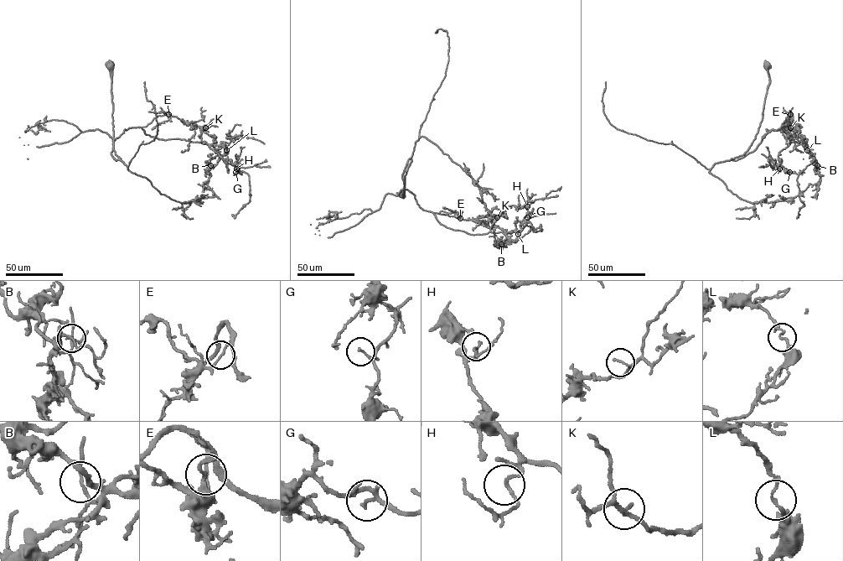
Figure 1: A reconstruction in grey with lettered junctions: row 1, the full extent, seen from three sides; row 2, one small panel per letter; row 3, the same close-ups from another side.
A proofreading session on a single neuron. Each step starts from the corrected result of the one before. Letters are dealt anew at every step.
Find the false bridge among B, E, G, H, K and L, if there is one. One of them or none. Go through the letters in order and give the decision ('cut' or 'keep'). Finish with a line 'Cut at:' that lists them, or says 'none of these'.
B: keep
E: keep
G: keep
H: keep
K: keep
L: keep
Cut at: none of these

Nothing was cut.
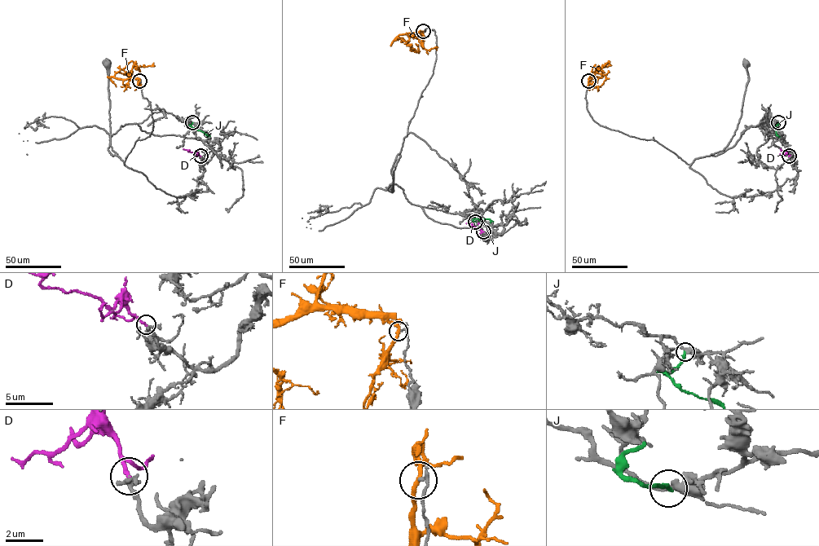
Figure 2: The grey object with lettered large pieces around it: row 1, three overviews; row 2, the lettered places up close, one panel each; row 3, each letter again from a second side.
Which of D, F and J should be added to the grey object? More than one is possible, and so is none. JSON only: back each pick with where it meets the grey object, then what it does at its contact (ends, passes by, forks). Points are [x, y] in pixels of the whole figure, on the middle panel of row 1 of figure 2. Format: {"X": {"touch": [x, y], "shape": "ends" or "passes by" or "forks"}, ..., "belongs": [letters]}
{"D": {"touch": [483, 231], "shape": "ends"}, "belongs": ["D"]}

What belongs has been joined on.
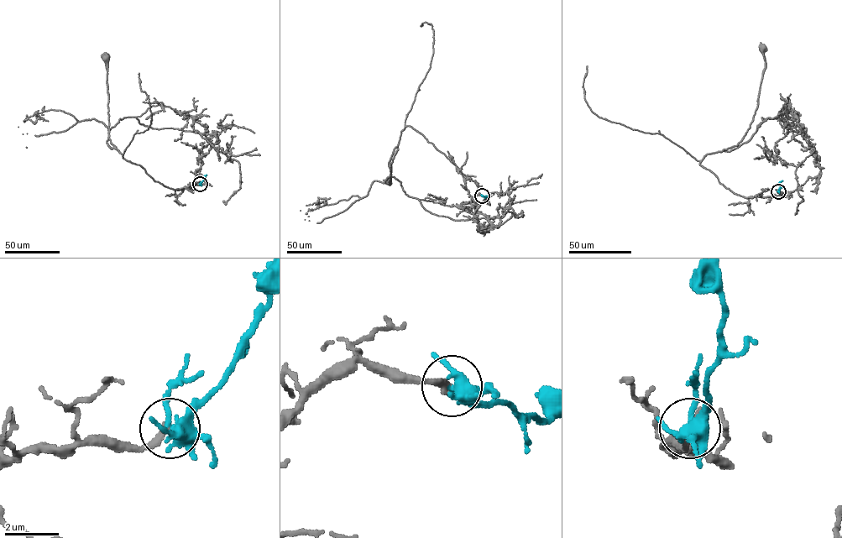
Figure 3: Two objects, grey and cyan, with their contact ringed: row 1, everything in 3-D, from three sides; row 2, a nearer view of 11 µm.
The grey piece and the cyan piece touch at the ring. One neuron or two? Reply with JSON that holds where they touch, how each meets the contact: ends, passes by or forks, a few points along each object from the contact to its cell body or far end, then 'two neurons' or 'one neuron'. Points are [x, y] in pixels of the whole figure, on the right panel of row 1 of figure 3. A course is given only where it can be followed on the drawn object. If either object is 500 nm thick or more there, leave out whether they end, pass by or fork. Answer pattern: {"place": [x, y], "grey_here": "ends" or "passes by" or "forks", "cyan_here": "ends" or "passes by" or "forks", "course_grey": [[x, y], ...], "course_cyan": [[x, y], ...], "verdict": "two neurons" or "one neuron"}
{"place": [778, 191], "grey_here": "ends", "cyan_here": "forks", "course_grey": [[778, 191], [781, 194], [740, 196], [699, 164], [706, 154], [735, 146], [750, 127], [765, 67], [761, 49]], "course_cyan": [[778, 191], [782, 180]], "verdict": "one neuron"}

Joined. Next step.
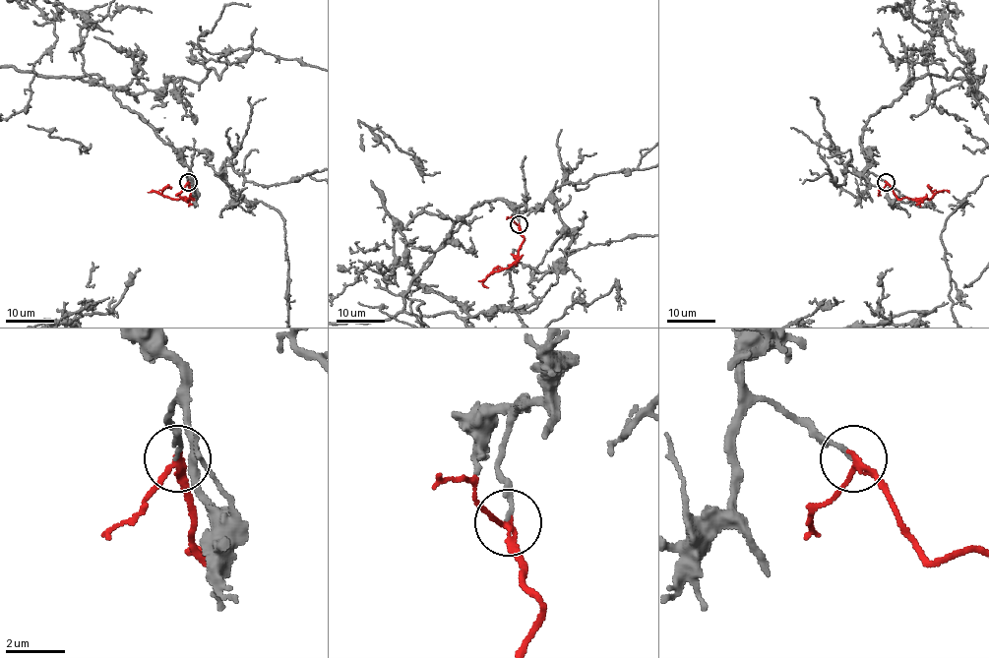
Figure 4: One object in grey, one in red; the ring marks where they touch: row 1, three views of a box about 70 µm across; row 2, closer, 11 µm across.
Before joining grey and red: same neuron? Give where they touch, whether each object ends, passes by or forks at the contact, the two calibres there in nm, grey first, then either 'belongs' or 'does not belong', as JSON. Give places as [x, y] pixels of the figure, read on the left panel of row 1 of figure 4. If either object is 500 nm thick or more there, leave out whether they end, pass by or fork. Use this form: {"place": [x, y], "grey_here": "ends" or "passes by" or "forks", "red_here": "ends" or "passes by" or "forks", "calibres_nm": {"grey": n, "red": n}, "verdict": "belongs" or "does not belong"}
{"place": [188, 182], "grey_here": "ends", "red_here": "passes by", "calibres_nm": {"grey": 140, "red": 190}, "verdict": "belongs"}

